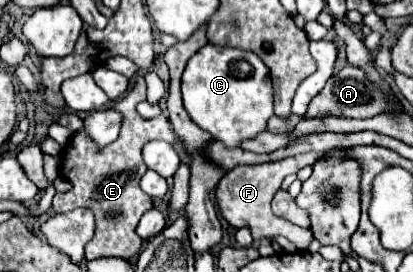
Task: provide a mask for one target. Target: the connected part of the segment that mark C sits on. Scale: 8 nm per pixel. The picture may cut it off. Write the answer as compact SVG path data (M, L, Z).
M208 43L194 53L182 75L182 97L192 121L228 147L238 147L240 141L262 133L274 115L268 67L254 51L238 47Z

